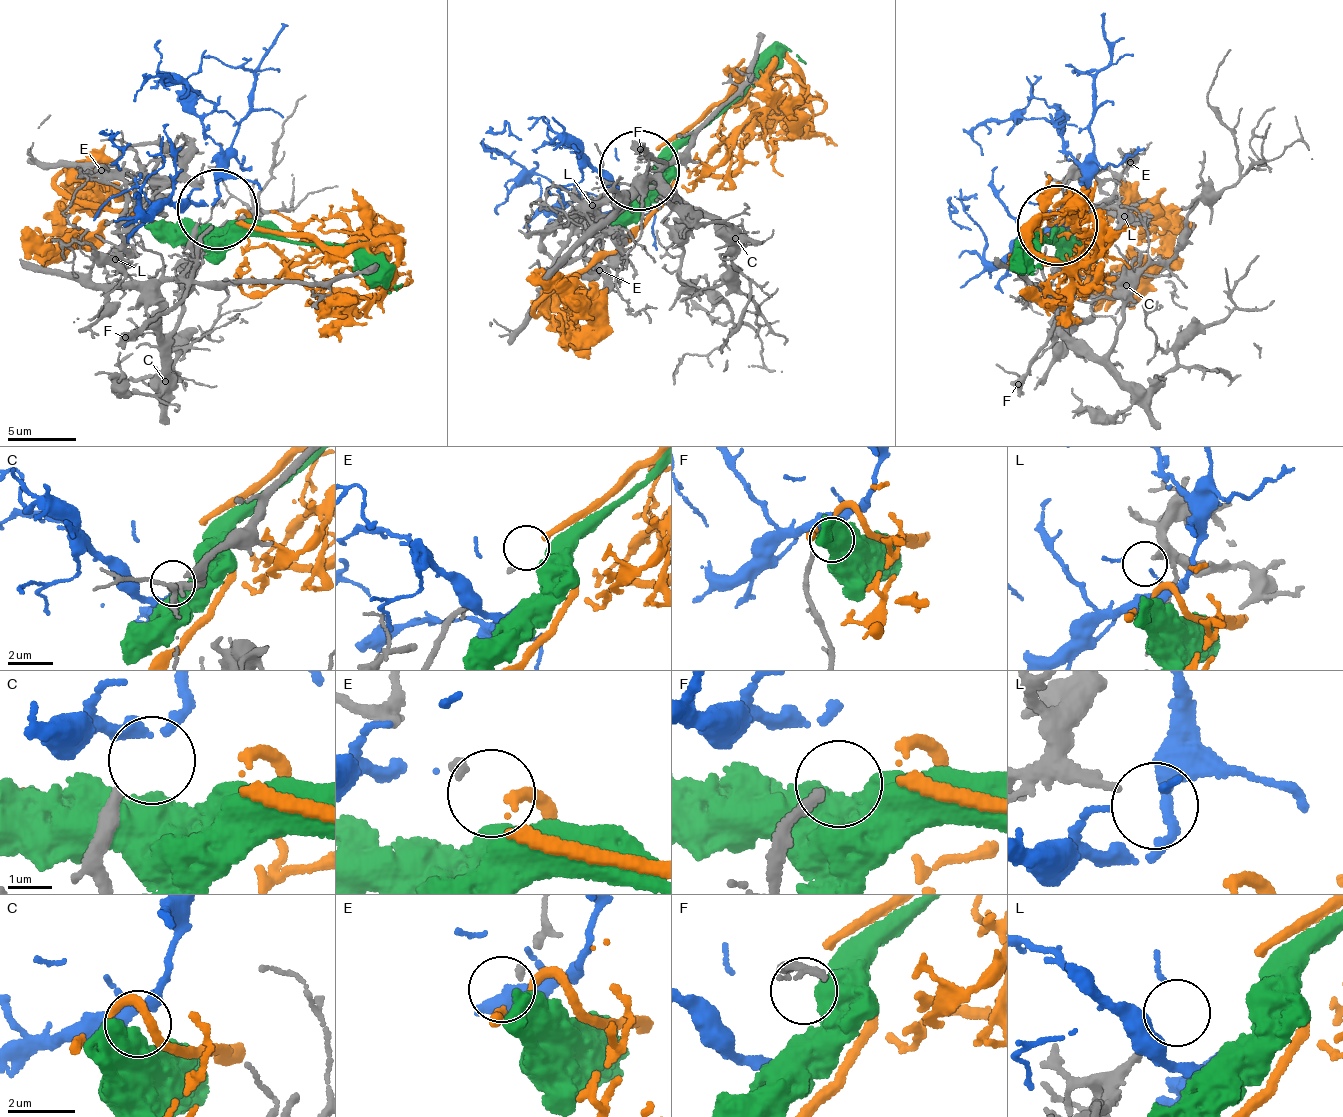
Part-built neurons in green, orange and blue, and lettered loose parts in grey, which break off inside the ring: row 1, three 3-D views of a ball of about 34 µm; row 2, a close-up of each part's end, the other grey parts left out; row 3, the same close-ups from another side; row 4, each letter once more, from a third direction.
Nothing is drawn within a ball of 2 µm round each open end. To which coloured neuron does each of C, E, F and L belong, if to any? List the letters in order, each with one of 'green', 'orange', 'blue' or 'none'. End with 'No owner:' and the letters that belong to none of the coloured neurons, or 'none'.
C: blue
E: none
F: none
L: none
No owner: E, F, L

